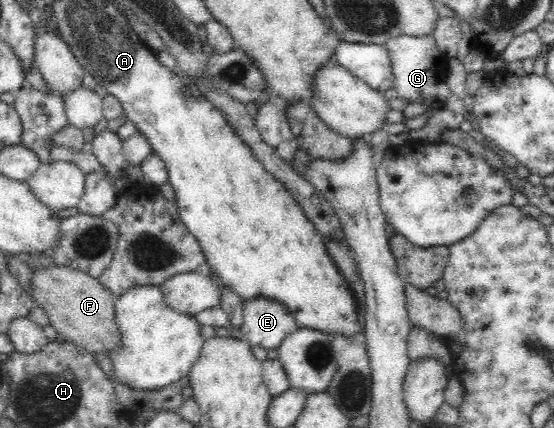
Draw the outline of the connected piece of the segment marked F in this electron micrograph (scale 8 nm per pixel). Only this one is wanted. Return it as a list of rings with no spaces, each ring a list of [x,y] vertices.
[[[52,265],[32,272],[32,298],[40,305],[50,319],[50,324],[58,332],[62,341],[75,344],[92,355],[105,354],[122,348],[121,333],[116,323],[115,297],[100,281],[85,272]]]

